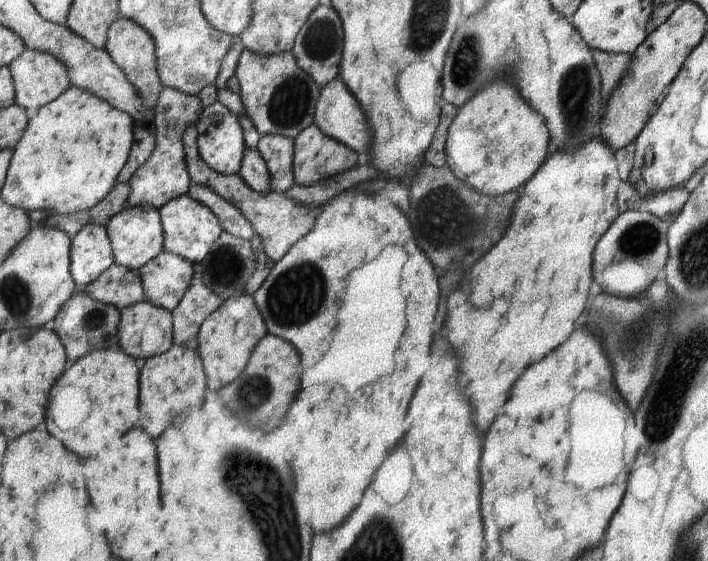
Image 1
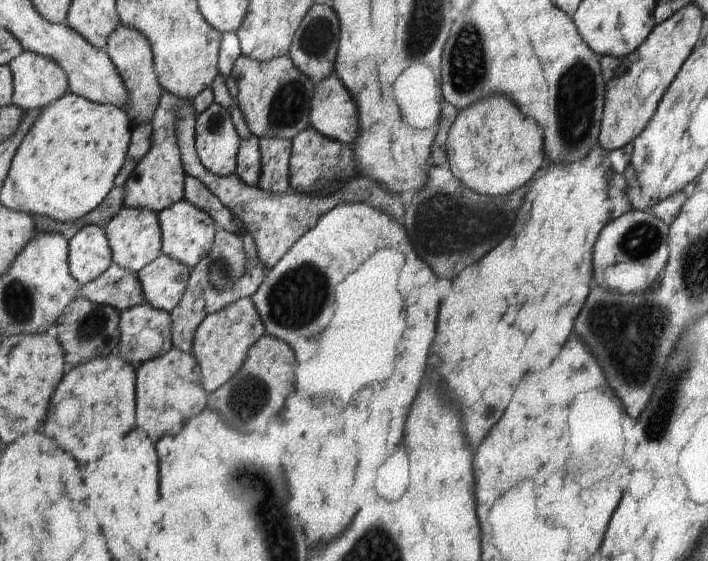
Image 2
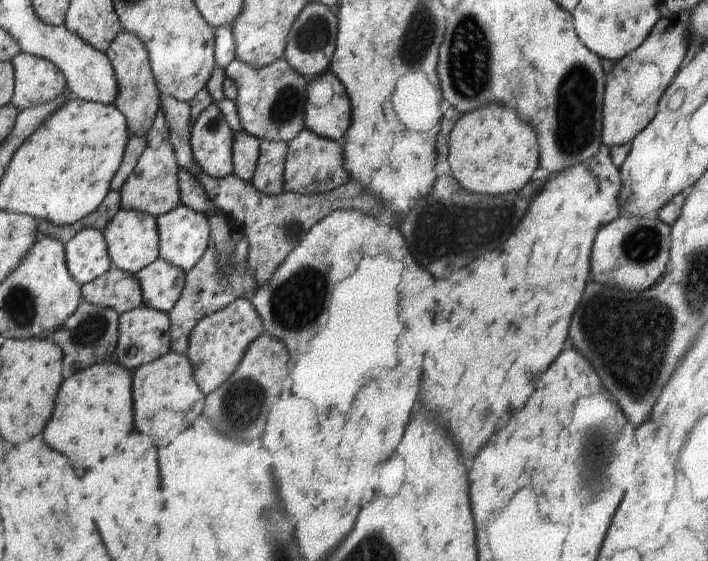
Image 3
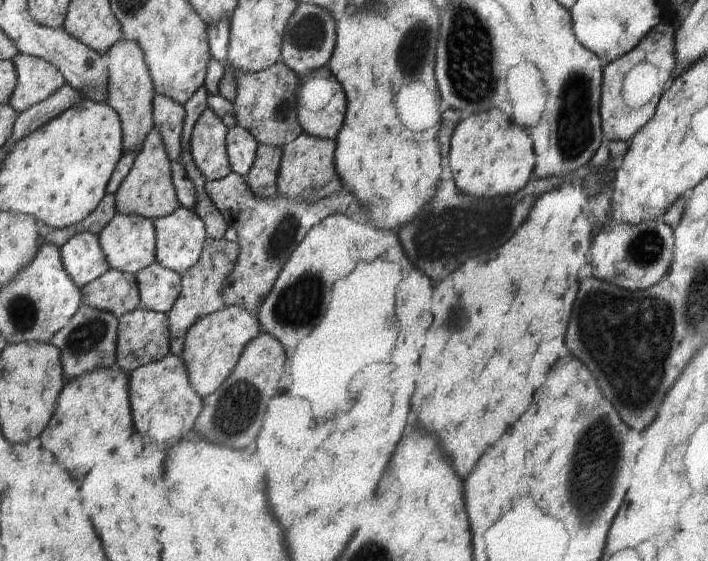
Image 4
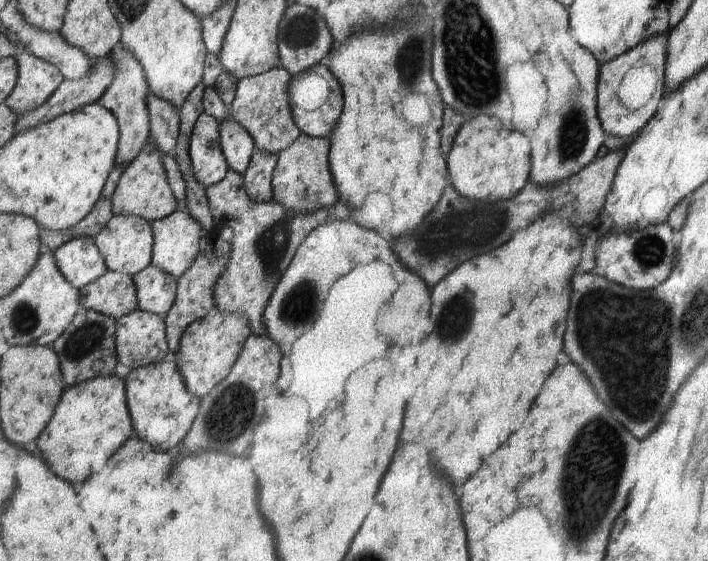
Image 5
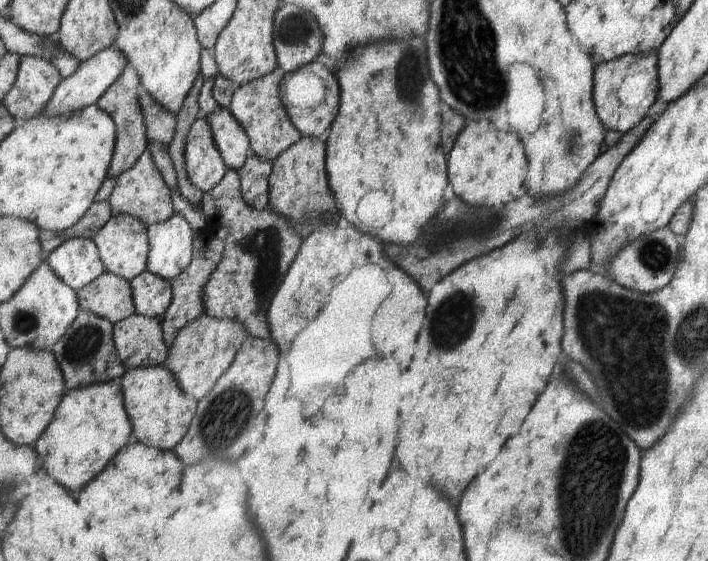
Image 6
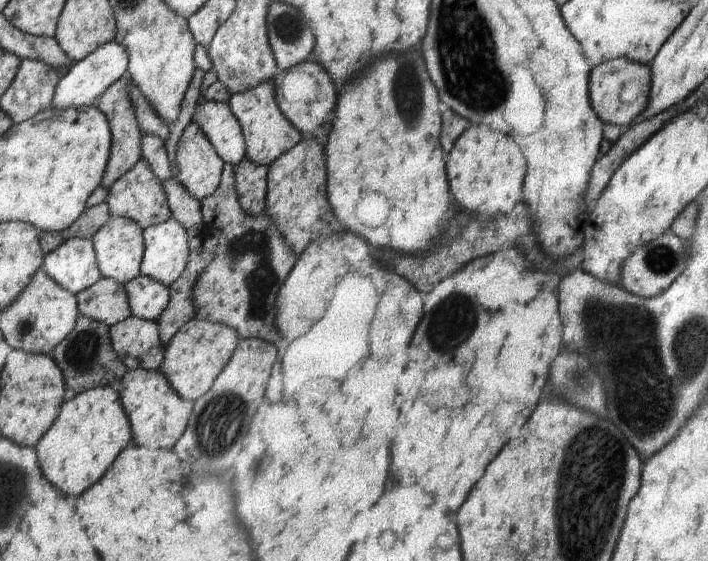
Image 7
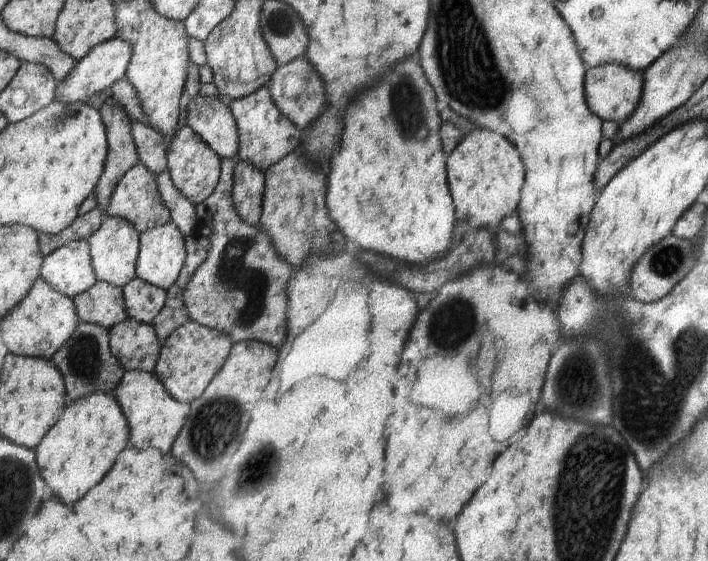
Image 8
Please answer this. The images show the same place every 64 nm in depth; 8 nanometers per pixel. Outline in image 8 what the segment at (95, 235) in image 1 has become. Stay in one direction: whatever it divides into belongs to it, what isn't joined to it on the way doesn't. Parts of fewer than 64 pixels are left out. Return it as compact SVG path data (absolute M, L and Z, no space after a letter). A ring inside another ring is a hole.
M73 241L44 257L40 276L69 298L86 293L98 283L89 241Z

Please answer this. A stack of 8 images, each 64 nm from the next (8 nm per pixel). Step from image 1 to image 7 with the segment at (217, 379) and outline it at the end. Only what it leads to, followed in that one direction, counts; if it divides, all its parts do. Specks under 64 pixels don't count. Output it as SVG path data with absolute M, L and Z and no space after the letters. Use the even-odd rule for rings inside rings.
M195 318L185 324L166 346L166 357L159 370L167 375L167 380L181 398L196 401L213 388L219 374L226 369L227 364L234 357L241 340L235 328Z

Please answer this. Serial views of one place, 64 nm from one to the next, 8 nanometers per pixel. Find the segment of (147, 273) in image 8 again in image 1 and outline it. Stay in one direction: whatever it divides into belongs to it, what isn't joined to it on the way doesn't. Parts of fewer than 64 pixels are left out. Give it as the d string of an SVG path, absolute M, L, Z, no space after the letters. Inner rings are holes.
M189 193L169 202L167 206L161 208L160 213L166 234L164 252L178 254L181 258L189 260L191 264L202 263L224 231L222 222L217 218L215 211L211 210L210 206L205 206L202 202L191 198Z

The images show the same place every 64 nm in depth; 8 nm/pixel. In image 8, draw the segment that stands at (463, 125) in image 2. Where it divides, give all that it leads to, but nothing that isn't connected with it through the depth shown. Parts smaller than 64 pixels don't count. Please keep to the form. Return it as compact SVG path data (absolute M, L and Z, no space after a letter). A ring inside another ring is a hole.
M473 130L447 159L447 172L449 172L449 182L451 182L451 194L457 206L459 218L471 220L475 226L489 226L501 222L505 216L511 216L519 202L521 202L521 188L525 184L525 164L521 158L521 152L517 146L491 130Z

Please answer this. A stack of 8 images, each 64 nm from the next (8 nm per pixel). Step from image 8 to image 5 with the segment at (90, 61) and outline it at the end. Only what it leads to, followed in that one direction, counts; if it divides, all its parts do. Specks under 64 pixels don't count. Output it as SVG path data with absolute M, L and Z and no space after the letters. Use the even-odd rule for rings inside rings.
M110 53L103 57L103 62L97 64L83 80L63 80L63 84L43 106L35 107L31 114L20 117L16 134L51 122L64 114L81 110L89 104L95 104L113 84L113 78L115 64L111 60Z

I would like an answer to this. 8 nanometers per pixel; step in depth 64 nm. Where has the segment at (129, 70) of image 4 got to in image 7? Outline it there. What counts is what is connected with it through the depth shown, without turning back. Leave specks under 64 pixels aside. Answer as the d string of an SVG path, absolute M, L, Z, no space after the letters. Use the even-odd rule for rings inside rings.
M130 76L116 82L107 92L104 92L99 98L97 105L103 114L107 115L107 120L111 123L111 132L113 132L112 150L110 161L106 168L106 174L103 178L102 185L111 192L111 186L120 178L123 178L135 165L142 160L142 142L143 128L139 126L139 119L135 114L134 102L131 102L129 96L129 86L133 84Z

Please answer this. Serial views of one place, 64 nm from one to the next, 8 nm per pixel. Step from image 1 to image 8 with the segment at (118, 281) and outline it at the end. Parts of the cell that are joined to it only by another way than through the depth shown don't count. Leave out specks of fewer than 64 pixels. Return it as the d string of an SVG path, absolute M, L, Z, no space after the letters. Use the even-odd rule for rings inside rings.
M98 281L86 293L74 298L79 318L87 324L108 329L130 318L123 289L110 282Z

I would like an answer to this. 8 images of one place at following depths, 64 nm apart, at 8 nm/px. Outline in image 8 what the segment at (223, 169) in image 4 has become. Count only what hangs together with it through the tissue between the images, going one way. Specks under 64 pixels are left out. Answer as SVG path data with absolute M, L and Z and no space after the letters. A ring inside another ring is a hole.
M185 125L167 142L168 172L175 188L193 204L205 202L217 188L222 177L222 158L195 132L191 126Z

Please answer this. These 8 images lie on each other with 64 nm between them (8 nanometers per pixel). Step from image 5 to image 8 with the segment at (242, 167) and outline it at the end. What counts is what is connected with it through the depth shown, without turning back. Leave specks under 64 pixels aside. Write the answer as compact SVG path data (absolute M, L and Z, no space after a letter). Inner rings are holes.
M199 94L197 98L191 100L189 104L189 114L187 114L187 126L191 126L199 136L217 152L217 154L225 160L231 158L235 162L239 156L239 128L237 121L231 112L231 107L226 99L213 96L203 96Z

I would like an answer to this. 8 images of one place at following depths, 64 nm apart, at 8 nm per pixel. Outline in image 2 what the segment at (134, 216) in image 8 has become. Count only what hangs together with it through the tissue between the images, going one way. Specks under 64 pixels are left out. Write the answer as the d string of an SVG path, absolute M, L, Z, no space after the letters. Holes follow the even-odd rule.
M164 92L162 101L159 104L156 115L154 116L151 150L147 156L139 163L133 176L124 186L126 197L124 198L124 206L134 209L149 209L160 213L162 210L169 208L185 199L185 182L187 180L186 170L183 168L182 150L179 150L179 139L177 124L179 124L179 115L177 108L186 102L181 100L179 96Z

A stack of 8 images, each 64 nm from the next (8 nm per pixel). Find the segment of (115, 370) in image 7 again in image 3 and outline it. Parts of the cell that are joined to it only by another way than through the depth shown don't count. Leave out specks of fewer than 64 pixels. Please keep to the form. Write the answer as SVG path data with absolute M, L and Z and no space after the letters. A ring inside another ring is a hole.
M82 301L77 312L59 330L55 330L51 338L62 347L65 368L81 370L95 364L103 364L115 360L118 355L120 314L111 307L102 307Z

